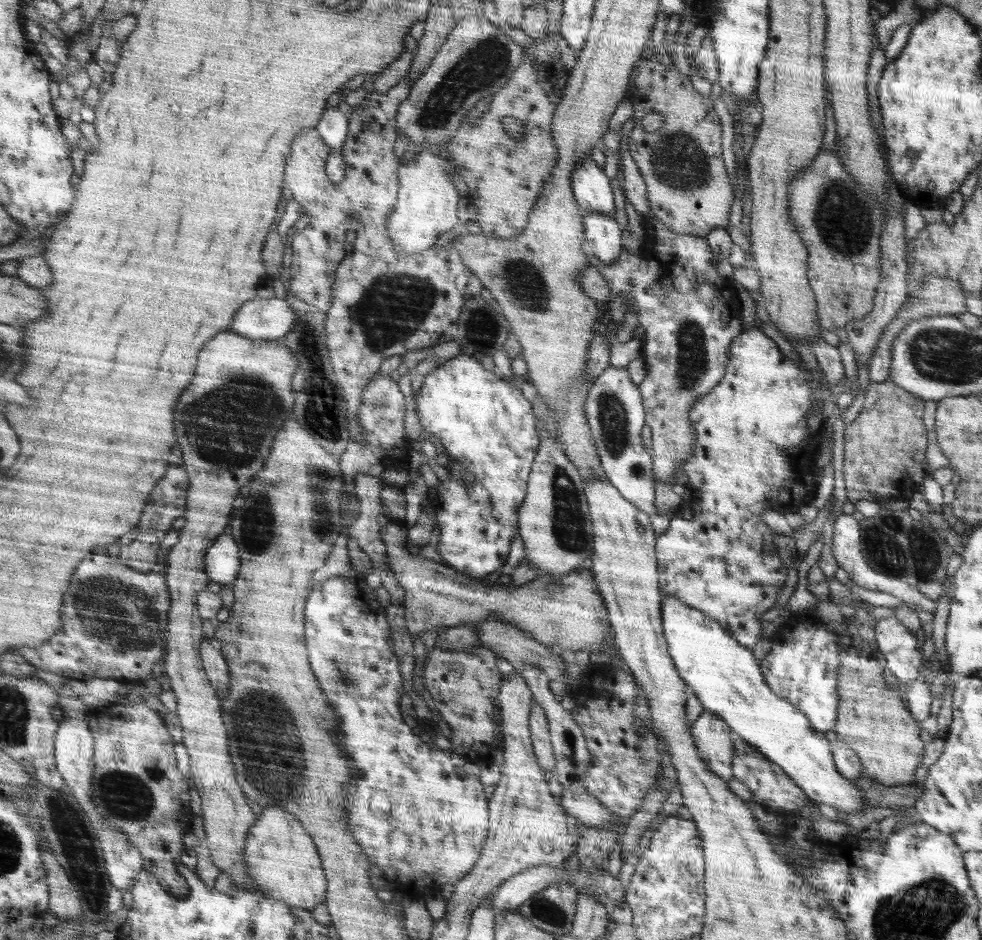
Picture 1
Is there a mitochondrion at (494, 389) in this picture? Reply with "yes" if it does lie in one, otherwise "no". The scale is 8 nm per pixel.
no

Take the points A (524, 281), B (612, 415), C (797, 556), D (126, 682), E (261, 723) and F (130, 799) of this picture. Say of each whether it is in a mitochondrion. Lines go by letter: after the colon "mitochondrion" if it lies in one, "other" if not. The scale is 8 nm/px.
A: mitochondrion
B: mitochondrion
C: other
D: other
E: mitochondrion
F: mitochondrion

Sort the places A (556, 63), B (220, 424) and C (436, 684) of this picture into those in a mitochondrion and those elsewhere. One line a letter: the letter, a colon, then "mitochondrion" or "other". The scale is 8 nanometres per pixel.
A: other
B: mitochondrion
C: other

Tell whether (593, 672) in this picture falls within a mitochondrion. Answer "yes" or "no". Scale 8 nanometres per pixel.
no

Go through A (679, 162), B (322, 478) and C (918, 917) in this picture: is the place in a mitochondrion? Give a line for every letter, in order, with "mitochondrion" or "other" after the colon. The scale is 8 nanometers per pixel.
A: mitochondrion
B: mitochondrion
C: mitochondrion

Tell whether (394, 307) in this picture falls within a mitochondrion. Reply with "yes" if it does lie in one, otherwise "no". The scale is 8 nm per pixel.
yes

